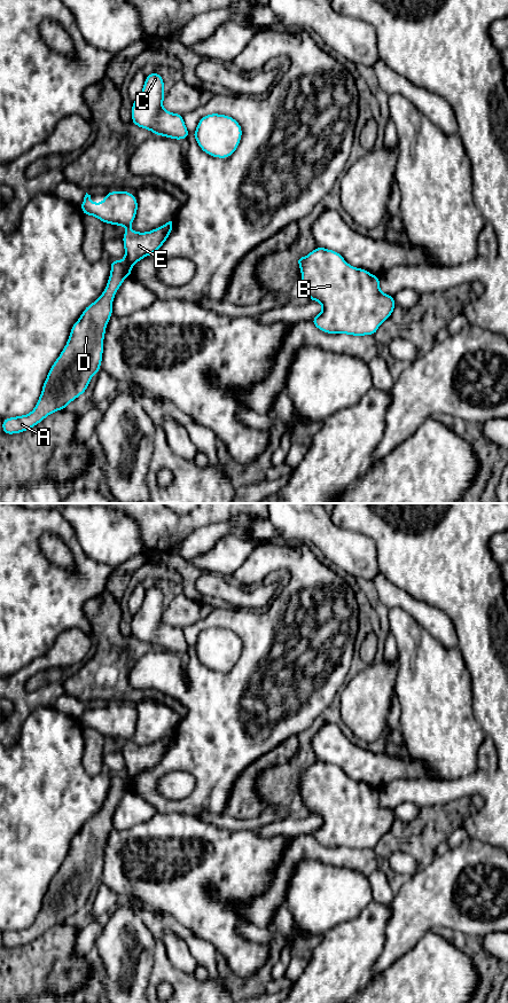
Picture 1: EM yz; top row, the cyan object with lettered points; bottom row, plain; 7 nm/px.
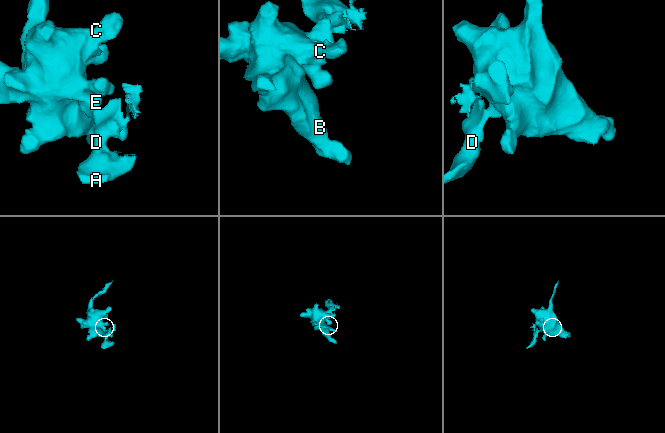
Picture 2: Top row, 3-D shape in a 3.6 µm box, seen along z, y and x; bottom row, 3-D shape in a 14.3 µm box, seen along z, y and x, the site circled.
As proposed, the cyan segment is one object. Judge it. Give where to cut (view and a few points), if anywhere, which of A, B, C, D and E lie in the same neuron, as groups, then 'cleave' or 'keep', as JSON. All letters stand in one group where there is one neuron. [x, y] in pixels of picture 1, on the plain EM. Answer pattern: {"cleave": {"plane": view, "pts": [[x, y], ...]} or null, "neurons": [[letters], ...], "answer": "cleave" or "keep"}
{"cleave": {"plane": "yz", "pts": [[122, 775], [126, 790]]}, "neurons": [["A", "D"], ["B", "C", "E"]], "answer": "cleave"}

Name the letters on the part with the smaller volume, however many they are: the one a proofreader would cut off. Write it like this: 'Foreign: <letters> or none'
Foreign: A, D

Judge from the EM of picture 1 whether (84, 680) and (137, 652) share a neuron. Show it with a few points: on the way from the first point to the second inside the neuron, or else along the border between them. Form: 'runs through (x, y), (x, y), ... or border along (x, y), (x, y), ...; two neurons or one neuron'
runs through (96, 666), (108, 655), (123, 652); one neuron

